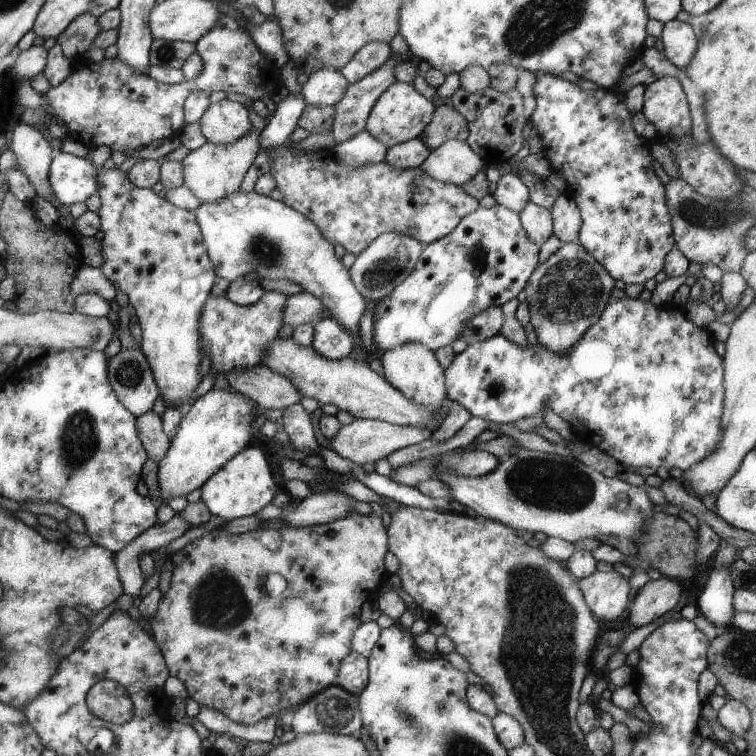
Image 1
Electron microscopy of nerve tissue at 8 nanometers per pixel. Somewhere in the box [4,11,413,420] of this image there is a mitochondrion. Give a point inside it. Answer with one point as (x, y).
(265, 252)

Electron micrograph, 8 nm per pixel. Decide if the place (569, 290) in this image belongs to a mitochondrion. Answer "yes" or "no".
yes

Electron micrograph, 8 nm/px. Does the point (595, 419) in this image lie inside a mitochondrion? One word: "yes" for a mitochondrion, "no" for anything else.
no

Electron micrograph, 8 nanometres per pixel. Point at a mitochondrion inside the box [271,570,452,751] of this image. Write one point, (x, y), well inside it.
(335, 712)

